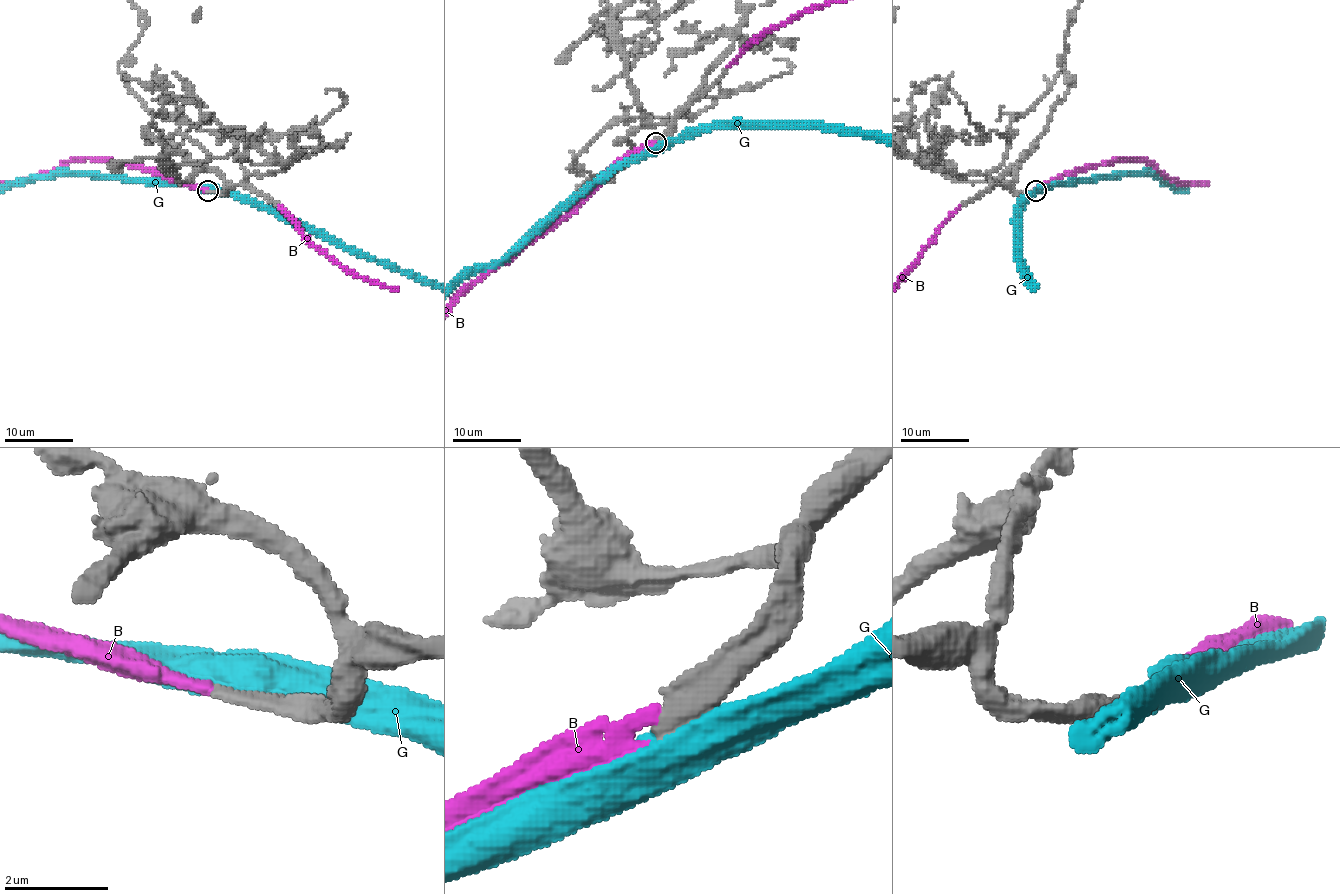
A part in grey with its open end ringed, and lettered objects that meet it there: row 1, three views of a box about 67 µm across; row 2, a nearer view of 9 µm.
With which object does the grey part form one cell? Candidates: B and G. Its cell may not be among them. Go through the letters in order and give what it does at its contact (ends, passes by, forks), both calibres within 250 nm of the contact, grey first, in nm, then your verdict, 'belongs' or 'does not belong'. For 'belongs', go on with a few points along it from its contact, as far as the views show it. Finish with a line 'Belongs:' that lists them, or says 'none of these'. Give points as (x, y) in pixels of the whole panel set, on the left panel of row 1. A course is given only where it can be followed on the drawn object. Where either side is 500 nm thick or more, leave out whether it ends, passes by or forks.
B: it ends; calibres 400 and 320 nm; belongs
G: calibres 500 and 800 nm; does not belong
Belongs: B

